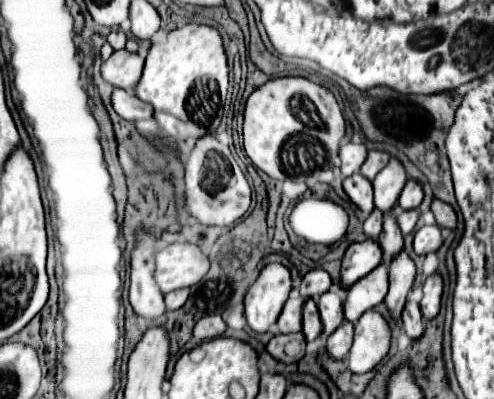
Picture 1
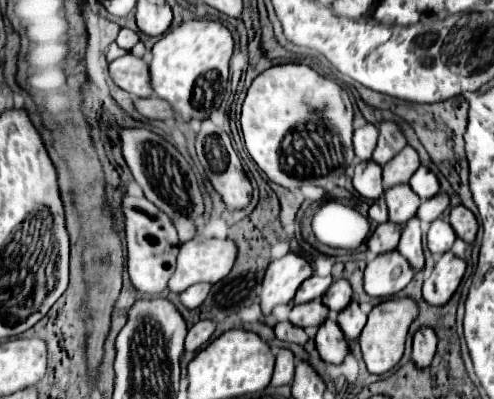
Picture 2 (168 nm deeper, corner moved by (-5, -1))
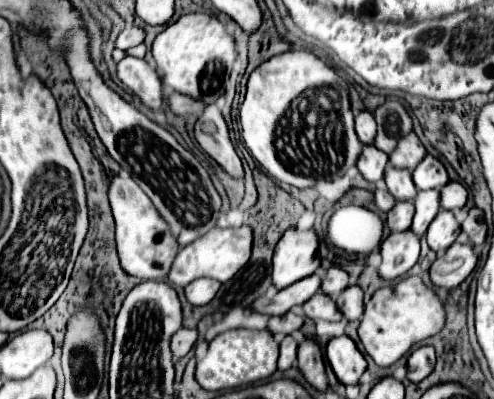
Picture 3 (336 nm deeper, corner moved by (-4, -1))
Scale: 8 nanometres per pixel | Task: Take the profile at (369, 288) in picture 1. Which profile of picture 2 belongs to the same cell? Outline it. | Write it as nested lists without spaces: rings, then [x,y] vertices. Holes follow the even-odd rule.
[[[395,250],[389,254],[379,254],[365,268],[365,292],[369,296],[395,296],[401,292],[415,272]]]

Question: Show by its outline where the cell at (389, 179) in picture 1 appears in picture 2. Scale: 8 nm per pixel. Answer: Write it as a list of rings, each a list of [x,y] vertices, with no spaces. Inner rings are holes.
[[[405,146],[401,154],[389,160],[389,166],[383,166],[383,186],[391,188],[395,184],[409,182],[409,178],[415,174],[419,166],[421,162],[419,162],[419,154],[415,152],[415,148]]]

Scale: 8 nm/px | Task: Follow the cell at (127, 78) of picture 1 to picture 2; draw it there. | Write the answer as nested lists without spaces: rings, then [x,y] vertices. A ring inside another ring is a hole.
[[[131,52],[113,60],[109,64],[109,72],[113,82],[129,92],[133,98],[151,98],[153,88],[151,88],[151,76],[149,76],[149,66],[143,58],[133,56]]]

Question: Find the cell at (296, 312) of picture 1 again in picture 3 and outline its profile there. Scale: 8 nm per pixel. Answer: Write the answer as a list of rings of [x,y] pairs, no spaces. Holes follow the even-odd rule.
[[[322,292],[314,294],[312,300],[304,302],[304,304],[302,304],[302,312],[304,312],[304,316],[310,318],[310,320],[328,320],[328,322],[338,322],[338,320],[342,320],[342,314],[340,314],[340,310],[336,308],[334,300],[328,298],[328,296],[322,294]]]

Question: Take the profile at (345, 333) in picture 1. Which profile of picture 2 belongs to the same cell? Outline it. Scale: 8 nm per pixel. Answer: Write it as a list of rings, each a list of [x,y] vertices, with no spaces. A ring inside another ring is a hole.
[[[351,300],[351,304],[341,314],[337,314],[337,322],[339,322],[343,334],[349,340],[355,340],[367,322],[367,314],[363,314],[359,304],[355,300]]]

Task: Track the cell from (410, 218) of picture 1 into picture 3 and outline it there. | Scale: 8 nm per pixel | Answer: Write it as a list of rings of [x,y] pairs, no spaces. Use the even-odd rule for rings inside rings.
[[[448,182],[440,190],[440,208],[442,210],[462,208],[466,204],[466,198],[468,198],[468,192],[460,182]]]

